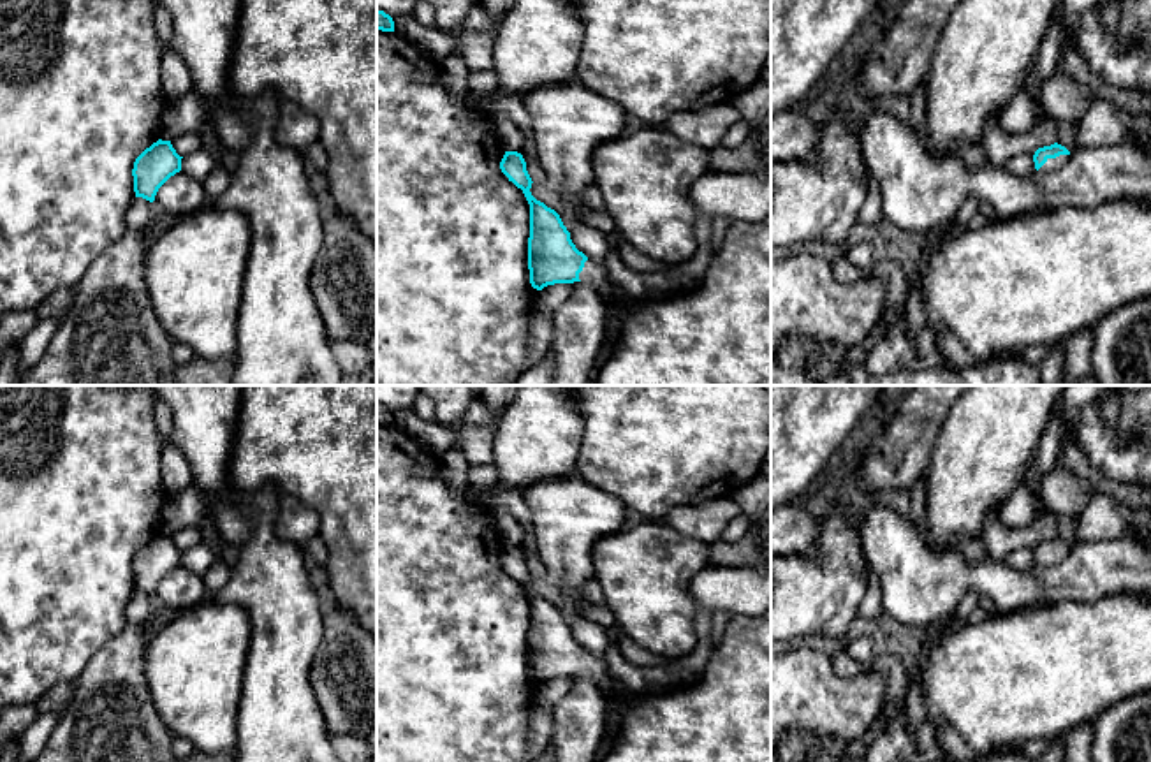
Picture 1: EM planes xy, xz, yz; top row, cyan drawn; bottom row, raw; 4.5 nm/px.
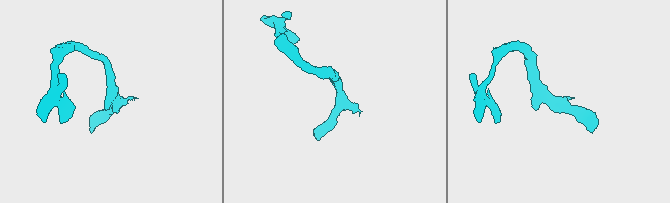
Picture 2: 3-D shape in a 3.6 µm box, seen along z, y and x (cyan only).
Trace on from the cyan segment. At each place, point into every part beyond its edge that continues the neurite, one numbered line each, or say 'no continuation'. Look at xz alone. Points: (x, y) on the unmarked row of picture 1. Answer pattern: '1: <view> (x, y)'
1: xz (593, 667)

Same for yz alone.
1: yz (1053, 558)

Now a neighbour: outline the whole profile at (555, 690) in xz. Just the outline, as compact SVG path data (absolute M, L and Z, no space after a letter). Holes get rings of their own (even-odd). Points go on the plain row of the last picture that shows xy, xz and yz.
M554 678L539 685L539 693L558 706L572 690L572 678Z

